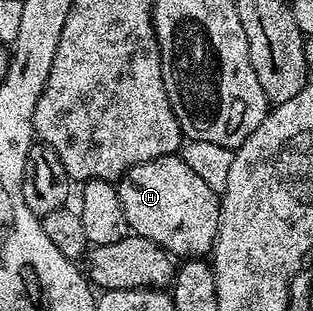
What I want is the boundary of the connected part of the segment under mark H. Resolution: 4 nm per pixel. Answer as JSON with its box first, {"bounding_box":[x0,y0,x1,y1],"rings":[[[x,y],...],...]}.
{"bounding_box":[117,154,220,257],"rings":[[[178,154],[133,165],[117,186],[127,226],[134,234],[152,239],[175,257],[203,257],[214,248],[219,238],[220,196]]]}

